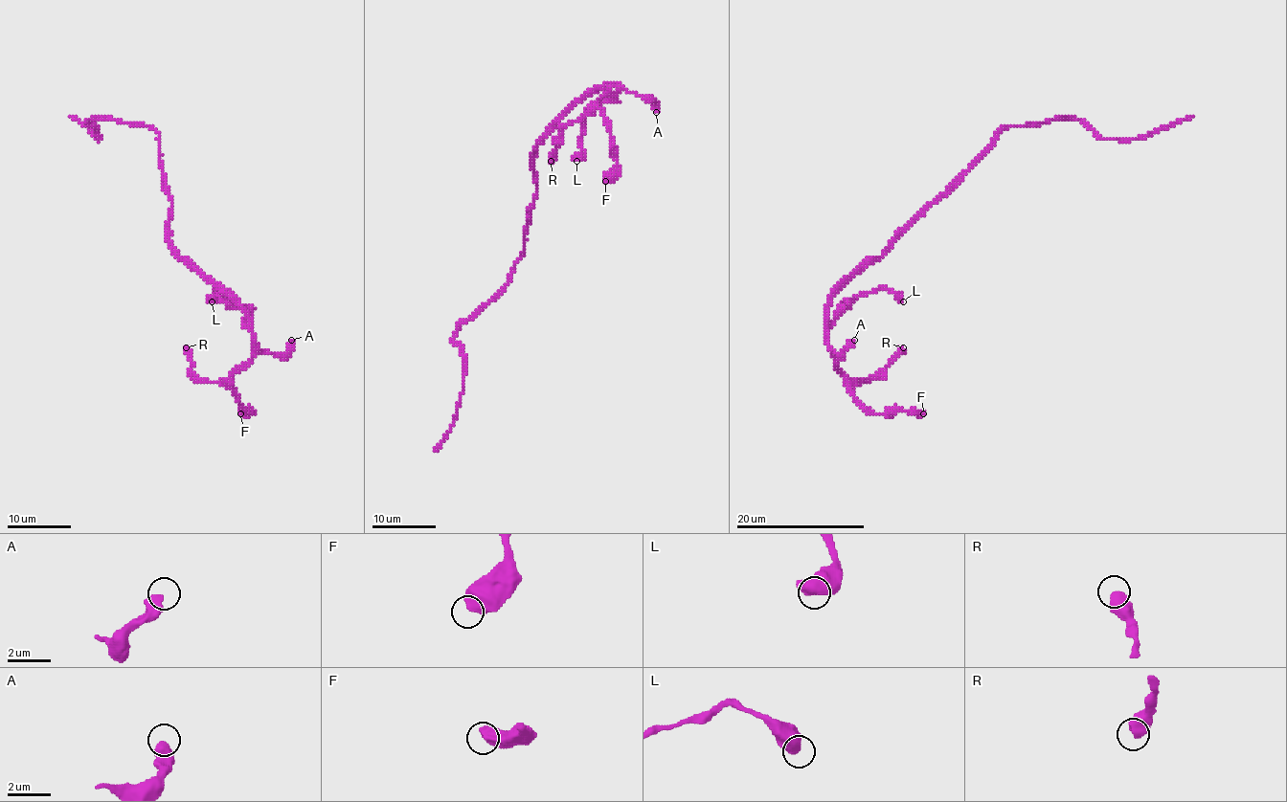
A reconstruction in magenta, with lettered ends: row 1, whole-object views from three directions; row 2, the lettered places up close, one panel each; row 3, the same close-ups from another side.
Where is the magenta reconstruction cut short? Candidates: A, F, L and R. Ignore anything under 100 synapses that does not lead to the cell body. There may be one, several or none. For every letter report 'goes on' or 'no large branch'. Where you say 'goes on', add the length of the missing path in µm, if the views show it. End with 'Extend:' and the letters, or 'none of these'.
A: no large branch
F: no large branch
L: no large branch
R: no large branch
Extend: none of these

